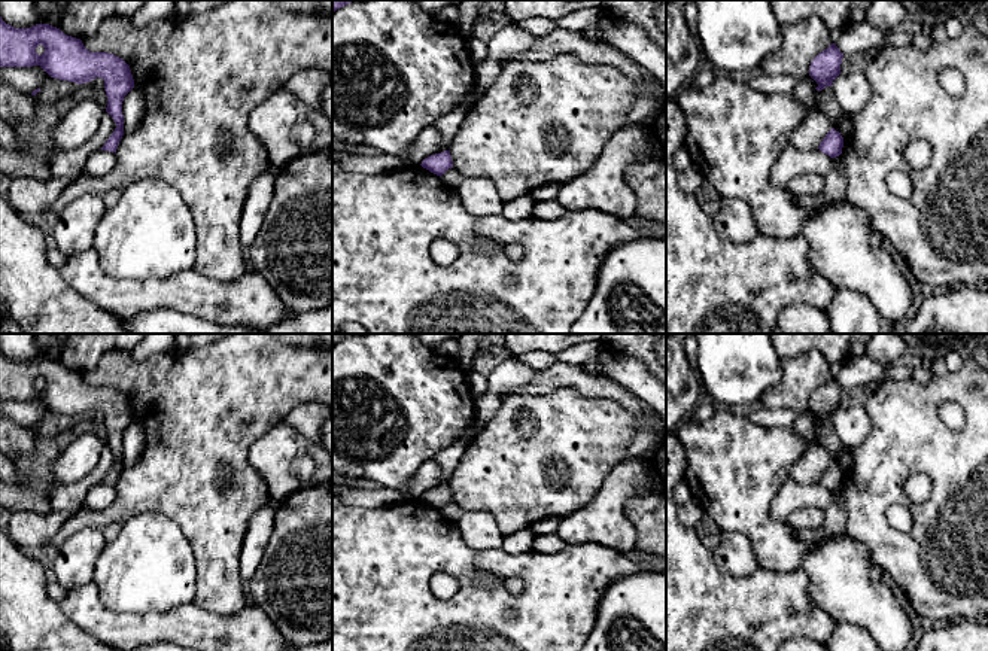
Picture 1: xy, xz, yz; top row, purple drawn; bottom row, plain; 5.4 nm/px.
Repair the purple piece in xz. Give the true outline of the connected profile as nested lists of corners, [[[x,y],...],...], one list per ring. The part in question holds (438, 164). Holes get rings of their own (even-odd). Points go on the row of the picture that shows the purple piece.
[[[450,150],[431,155],[425,158],[420,165],[441,177],[449,168],[453,167]]]

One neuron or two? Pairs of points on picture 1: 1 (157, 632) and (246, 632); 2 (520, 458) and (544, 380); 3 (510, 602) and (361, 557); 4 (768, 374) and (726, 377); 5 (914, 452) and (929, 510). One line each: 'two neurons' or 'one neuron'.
1: one neuron
2: two neurons
3: one neuron
4: one neuron
5: one neuron

